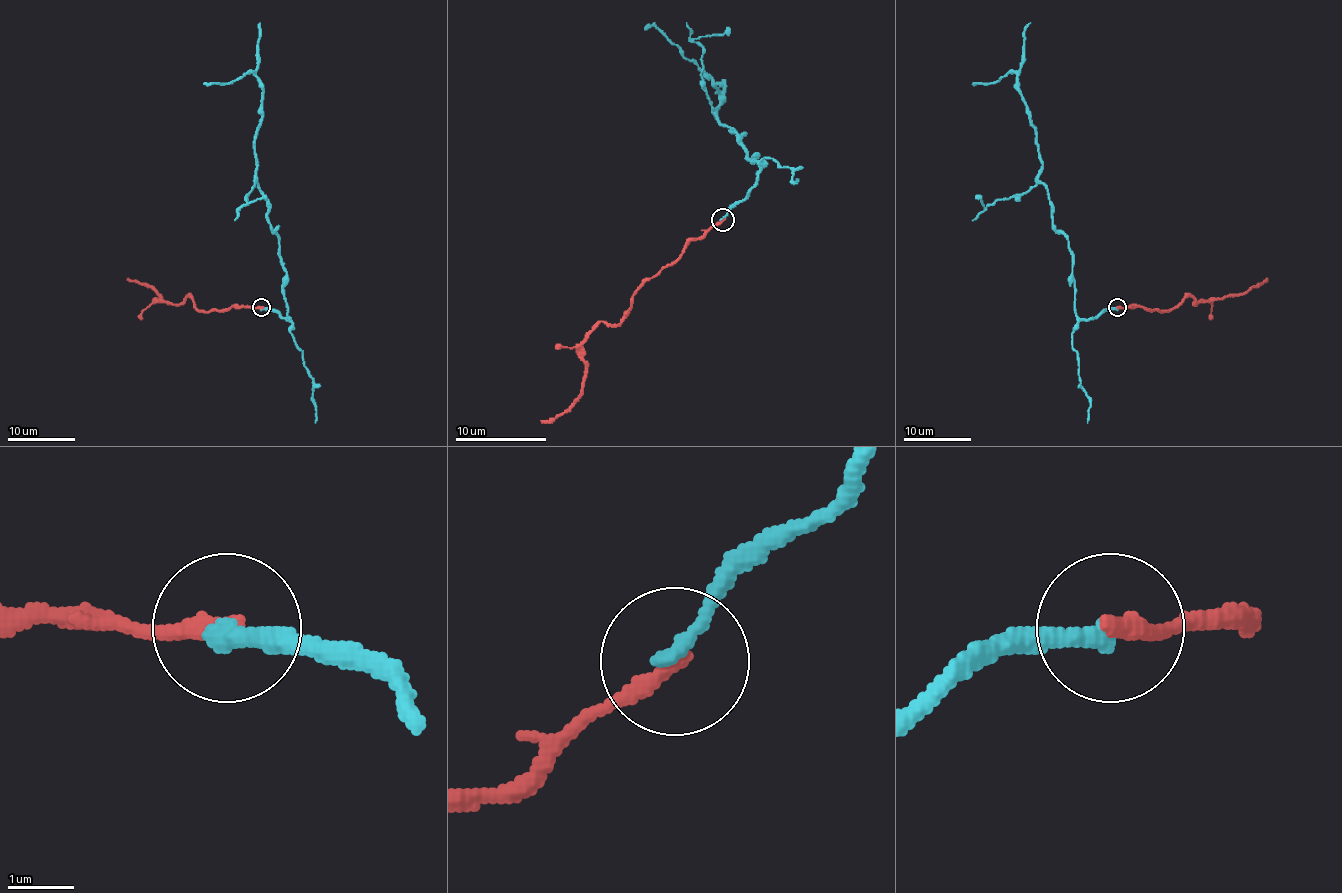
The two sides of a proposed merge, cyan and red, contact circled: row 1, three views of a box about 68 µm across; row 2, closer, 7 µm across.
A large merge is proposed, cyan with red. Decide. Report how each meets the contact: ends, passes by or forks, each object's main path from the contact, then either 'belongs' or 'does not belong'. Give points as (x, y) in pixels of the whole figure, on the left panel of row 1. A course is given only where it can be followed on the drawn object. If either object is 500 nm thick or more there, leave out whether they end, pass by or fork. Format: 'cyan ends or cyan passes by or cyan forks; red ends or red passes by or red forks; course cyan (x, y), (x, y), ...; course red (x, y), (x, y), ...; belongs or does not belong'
cyan ends; red ends; course cyan (260, 307), (289, 315), (279, 238), (257, 181), (260, 80), (247, 72), (226, 83), (203, 83); course red (262, 307), (201, 312), (189, 297), (179, 304), (166, 304), (158, 294), (127, 278); belongs

